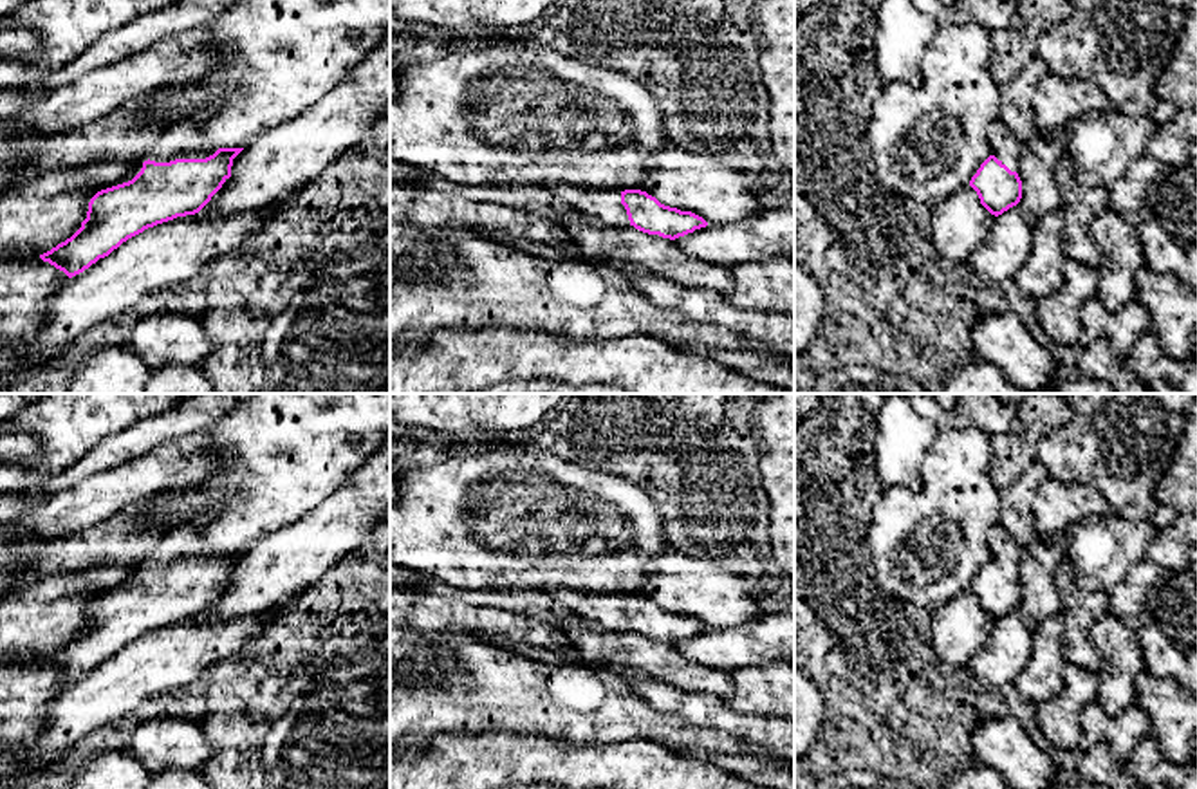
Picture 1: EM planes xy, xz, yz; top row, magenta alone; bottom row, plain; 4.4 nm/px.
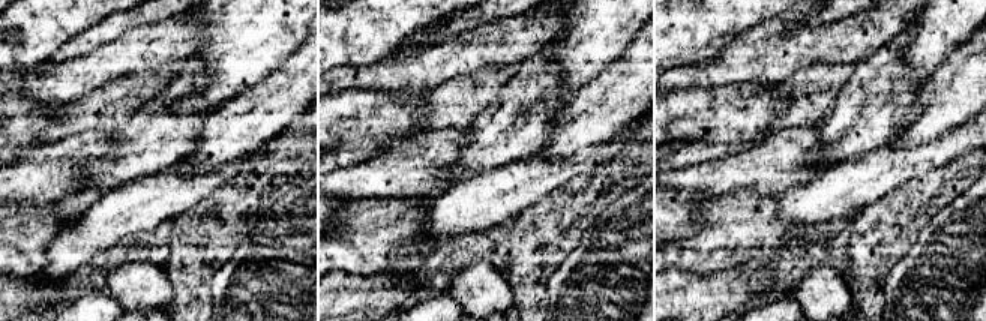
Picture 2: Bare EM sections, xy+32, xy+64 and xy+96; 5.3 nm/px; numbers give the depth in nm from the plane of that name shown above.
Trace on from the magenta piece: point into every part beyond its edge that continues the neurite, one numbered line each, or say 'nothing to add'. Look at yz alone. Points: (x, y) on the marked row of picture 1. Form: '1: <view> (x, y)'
1: yz (1004, 147)

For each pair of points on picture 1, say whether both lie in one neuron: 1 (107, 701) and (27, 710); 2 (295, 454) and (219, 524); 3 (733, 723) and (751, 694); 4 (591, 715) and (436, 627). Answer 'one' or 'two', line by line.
1: two
2: one
3: two
4: two

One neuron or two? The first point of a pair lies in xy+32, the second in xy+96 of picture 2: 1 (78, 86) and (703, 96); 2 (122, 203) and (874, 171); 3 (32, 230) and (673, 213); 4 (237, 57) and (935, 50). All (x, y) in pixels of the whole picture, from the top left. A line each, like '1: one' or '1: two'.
1: two
2: one
3: two
4: one

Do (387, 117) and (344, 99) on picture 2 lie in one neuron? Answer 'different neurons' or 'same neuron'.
same neuron

